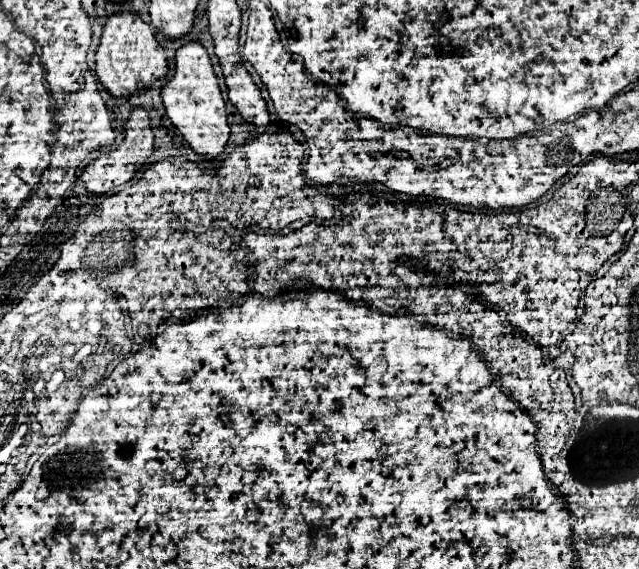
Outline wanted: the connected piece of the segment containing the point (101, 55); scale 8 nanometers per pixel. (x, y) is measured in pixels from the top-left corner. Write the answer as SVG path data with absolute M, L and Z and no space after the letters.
M119 13L109 17L95 59L95 71L99 81L117 99L147 91L153 87L155 81L165 79L167 75L167 59L153 35L153 29L147 23L143 23L139 15L133 13Z

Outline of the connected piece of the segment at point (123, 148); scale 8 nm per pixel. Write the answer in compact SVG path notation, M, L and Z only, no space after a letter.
M133 109L131 117L129 117L129 121L125 125L125 139L123 139L123 143L117 149L103 151L99 159L95 159L93 163L89 163L83 169L81 179L83 179L83 183L85 183L89 193L105 195L105 193L113 191L115 187L125 185L127 181L131 181L135 177L135 173L149 161L151 153L153 153L153 131L151 131L151 125L149 125L147 111L145 109Z

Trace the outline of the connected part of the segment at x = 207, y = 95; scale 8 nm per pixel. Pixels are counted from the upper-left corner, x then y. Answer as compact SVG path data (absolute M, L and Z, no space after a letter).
M187 43L175 55L175 75L161 91L163 105L175 129L183 135L187 145L201 155L203 161L215 161L227 141L229 141L229 123L225 113L225 101L221 97L219 81L209 61L209 55L201 43Z

